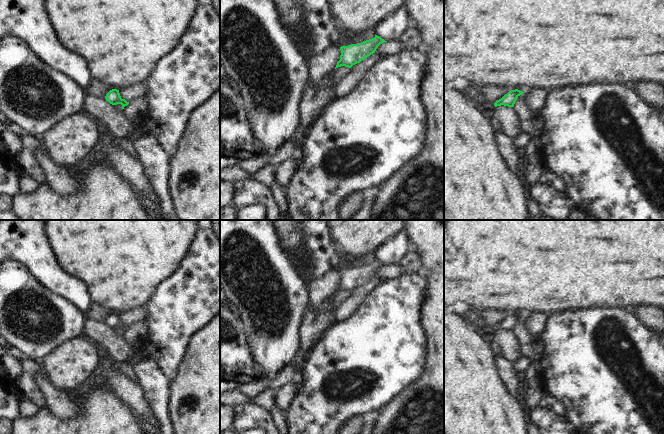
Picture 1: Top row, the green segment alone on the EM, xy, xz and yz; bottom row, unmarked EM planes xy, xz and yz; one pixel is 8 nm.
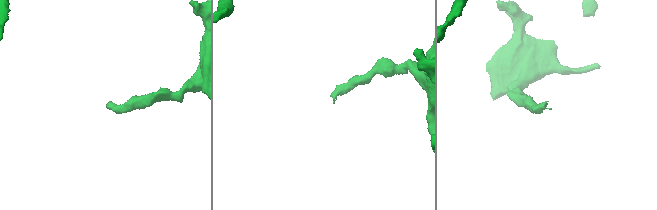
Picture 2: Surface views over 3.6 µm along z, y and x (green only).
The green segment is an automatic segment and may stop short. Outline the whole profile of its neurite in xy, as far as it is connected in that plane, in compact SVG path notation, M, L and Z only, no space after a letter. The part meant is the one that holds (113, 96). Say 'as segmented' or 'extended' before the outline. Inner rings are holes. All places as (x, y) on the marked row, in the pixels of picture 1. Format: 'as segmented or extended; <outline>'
as segmented; M117 89L110 90L106 94L105 99L106 99L106 101L108 101L112 105L121 104L122 109L124 109L124 107L129 104L129 102L127 102L125 99L121 98L119 90L117 90Z

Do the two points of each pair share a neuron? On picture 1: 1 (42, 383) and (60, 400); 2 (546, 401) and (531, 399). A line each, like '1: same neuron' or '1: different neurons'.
1: same neuron
2: different neurons

